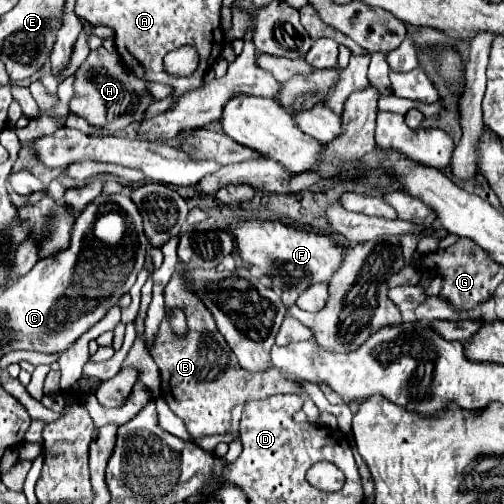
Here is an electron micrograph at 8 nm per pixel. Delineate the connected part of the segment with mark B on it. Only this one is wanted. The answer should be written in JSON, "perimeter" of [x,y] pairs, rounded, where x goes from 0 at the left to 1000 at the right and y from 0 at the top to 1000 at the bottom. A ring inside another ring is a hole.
{"perimeter":[[[369,530],[349,534],[325,573],[325,593],[329,617],[337,617],[341,609],[357,609],[369,621],[373,665],[349,669],[333,637],[325,633],[298,700],[321,740],[321,788],[333,808],[365,835],[381,871],[413,863],[448,863],[460,839],[456,815],[472,800],[532,792],[548,780],[587,780],[591,788],[607,788],[607,776],[587,752],[563,748],[544,728],[524,740],[492,740],[468,720],[468,704],[460,704],[448,673],[433,657],[421,621],[413,617],[413,609],[405,609],[401,593],[369,569],[373,550],[365,542]]]}

